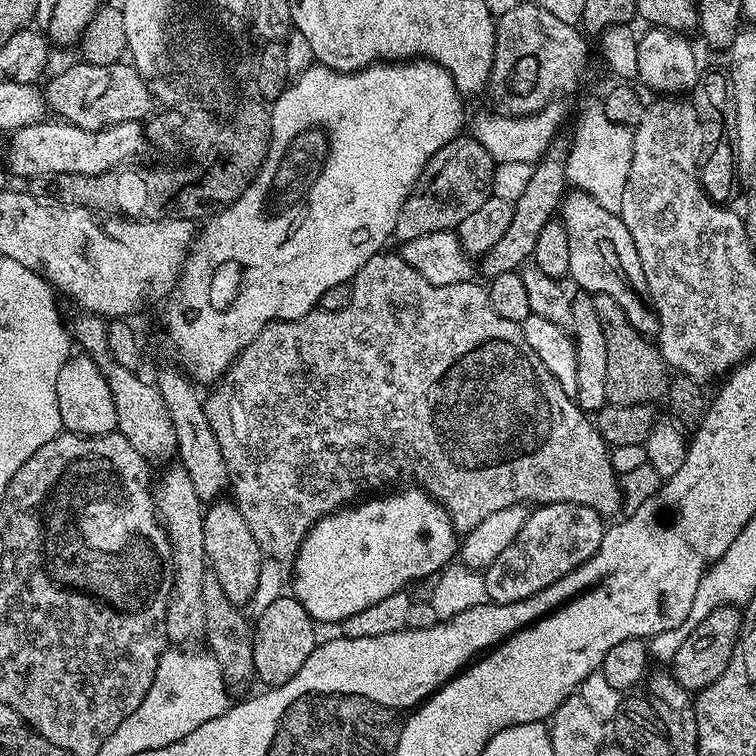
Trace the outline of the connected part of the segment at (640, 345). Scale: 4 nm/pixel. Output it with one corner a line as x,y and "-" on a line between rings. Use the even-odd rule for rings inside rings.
595,294
592,296
594,310
598,312
598,322
602,324
602,334
606,336
606,398
608,404
618,406
638,406
639,404
655,405
656,400
663,401
670,383
670,369
662,358
659,347
649,337
642,335
626,318
622,306
610,294

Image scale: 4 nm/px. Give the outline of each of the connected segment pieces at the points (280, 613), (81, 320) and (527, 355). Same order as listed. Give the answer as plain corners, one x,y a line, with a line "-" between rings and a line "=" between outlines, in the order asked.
282,594
266,610
262,610
254,620
254,631
252,634
252,645
254,646
254,670
256,680
268,688
277,688
306,663
306,658
316,649
318,637
316,637
317,625
311,614
296,601
295,595
=
80,314
73,324
70,332
75,343
80,344
85,353
92,357
93,362
100,368
110,386
110,392
116,406
116,431
142,454
142,458
149,462
155,460
168,460
177,455
176,435
174,426
170,422
170,414
166,410
166,402
162,402
162,394
155,383
139,380
137,373
131,368
122,366
112,357
112,350
108,346
108,325
105,317
91,314
=
381,250
377,252
376,255
370,258
370,262
366,262
366,266
362,266
362,270
358,270
358,274
352,277
350,281
352,285
350,306
346,306
337,312
313,310
297,320
273,320
271,324
268,324
257,334
254,342
250,342
250,346
246,346
246,350
242,350
236,356
236,361
228,369
226,378
221,379
215,385
215,388
217,387
216,390
206,396
204,400
204,409
206,410
206,418
210,422
210,430
214,430
214,434
218,438
218,446
222,450
222,458
226,458
230,492
233,492
231,495
234,497
234,502
238,506
242,518
246,518
246,526
250,526
250,534
254,534
254,542
258,542
261,553
267,559
277,562
285,562
284,560
288,560
288,562
295,561
306,534
319,520
324,516
329,516
331,512
338,512
341,508
359,501
365,494
375,493
372,492
375,488
384,488
387,484
394,483
395,480
415,482
429,496
434,497
448,512
448,517
452,519
453,528
460,534
474,530
474,526
478,526
478,522
483,522
488,515
494,514
494,510
506,510
506,506
524,504
525,502
532,506
542,504
581,504
582,506
590,506
599,516
605,518
615,517
617,515
615,512
619,513
621,511
622,501
620,499
620,477
612,469
610,448
604,443
595,423
577,407
575,399
568,396
566,390
562,390
562,386
558,386
558,382
554,382
554,374
550,374
550,370
546,370
546,366
542,366
542,361
538,358
538,354
534,354
534,349
526,343
526,334
523,327
510,322
510,318
502,318
502,314
497,314
494,311
494,306
490,306
487,287
483,283
480,285
476,284
477,282
465,282
463,284
451,284
450,286
434,286
430,282
426,282
426,278
422,278
422,274
418,274
418,270
414,270
414,266
406,263
395,251
388,251

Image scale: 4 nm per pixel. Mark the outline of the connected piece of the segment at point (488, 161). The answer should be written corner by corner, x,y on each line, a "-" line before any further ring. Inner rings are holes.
461,134
443,144
426,162
418,182
414,182
406,202
402,202
402,210
398,210
395,239
403,242
422,238
422,234
459,229
461,222
493,195
492,179
496,171
497,165
474,135

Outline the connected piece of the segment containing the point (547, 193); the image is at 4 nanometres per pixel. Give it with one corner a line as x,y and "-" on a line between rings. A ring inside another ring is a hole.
560,140
552,142
546,155
535,163
534,171
521,190
518,198
513,201
512,216
509,229
498,240
489,252
480,258
478,270
491,280
498,274
517,271
530,257
537,245
537,238
546,226
546,222
555,217
565,190
568,186
566,179
566,146
-
526,260
526,261
524,261
-
481,263
481,264
480,264

